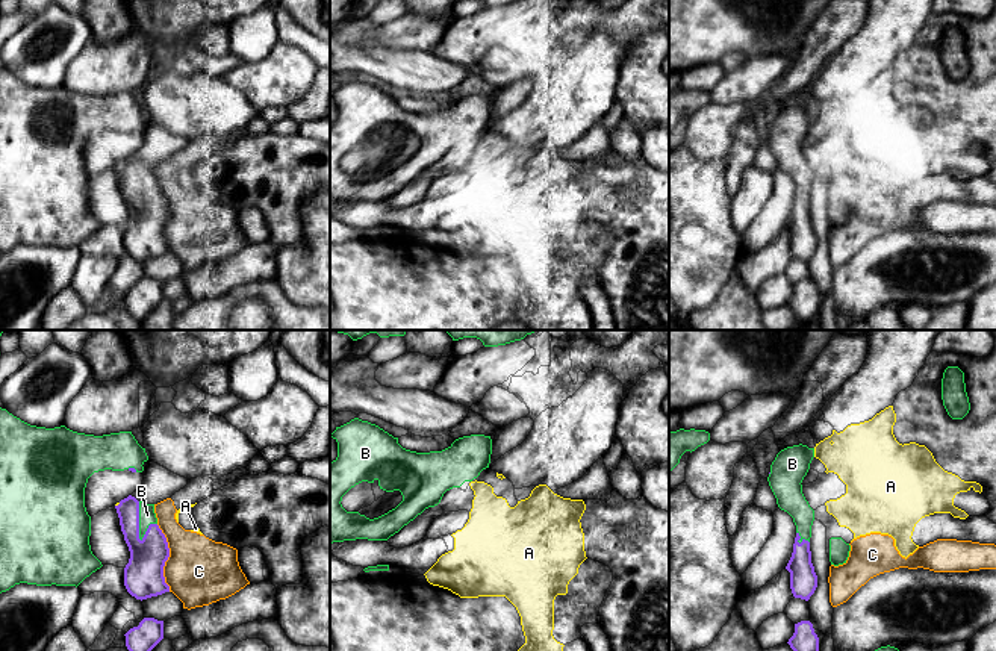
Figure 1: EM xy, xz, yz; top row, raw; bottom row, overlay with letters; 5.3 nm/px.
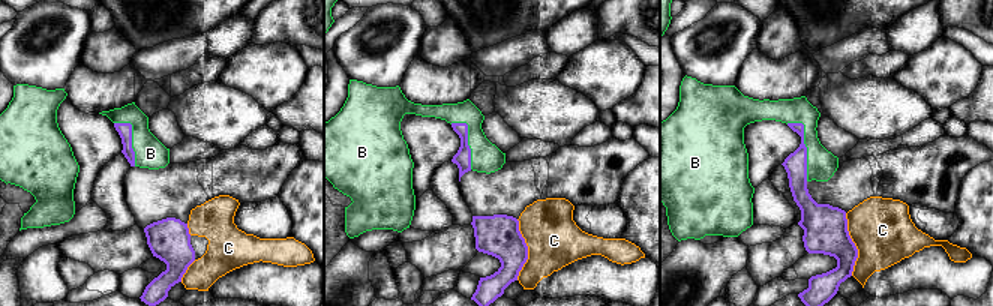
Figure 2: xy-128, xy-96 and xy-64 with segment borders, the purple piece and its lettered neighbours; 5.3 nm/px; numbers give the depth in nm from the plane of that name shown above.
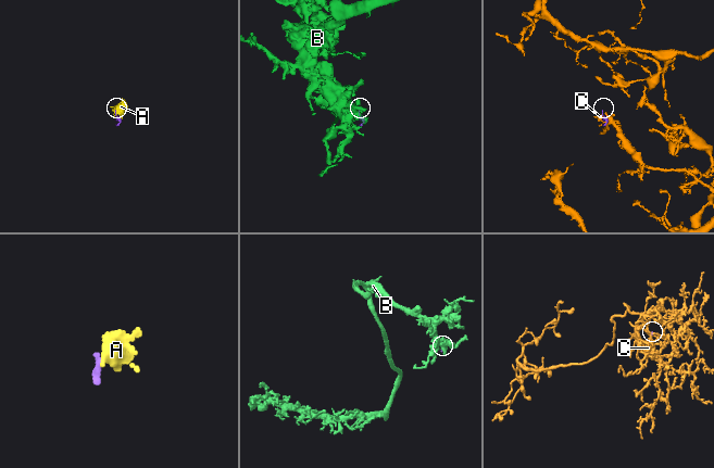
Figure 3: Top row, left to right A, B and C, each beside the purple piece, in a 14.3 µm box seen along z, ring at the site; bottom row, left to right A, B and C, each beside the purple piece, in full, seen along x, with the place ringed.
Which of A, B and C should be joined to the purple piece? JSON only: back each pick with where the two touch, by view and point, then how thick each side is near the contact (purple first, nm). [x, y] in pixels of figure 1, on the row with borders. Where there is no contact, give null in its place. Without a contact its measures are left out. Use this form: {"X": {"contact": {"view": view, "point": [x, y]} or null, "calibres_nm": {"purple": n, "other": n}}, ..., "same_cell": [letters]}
{"B": {"contact": {"view": "xy", "point": [138, 521]}, "calibres_nm": {"purple": 190, "other": 90}}, "same_cell": ["B"]}

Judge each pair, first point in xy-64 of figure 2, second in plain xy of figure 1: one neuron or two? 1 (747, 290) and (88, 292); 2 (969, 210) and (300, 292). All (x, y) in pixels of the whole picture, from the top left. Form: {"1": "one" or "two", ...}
{"1": "two", "2": "one"}

